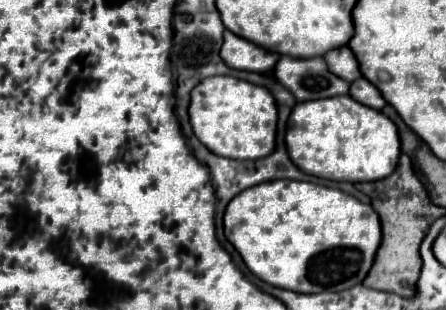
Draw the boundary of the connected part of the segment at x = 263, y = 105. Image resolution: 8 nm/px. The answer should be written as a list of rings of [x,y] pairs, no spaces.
[[[210,76],[196,84],[190,96],[188,114],[192,130],[210,152],[234,160],[256,160],[256,156],[268,156],[268,152],[272,152],[278,108],[266,86],[232,76]]]

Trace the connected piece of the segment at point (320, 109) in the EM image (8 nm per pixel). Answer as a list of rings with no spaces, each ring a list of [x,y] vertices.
[[[352,96],[298,102],[288,120],[286,148],[290,160],[302,172],[336,182],[382,180],[394,172],[400,156],[394,122],[382,112],[352,100]]]

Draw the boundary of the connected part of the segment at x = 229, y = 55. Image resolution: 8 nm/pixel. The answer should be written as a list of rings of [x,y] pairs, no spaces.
[[[230,30],[224,32],[224,44],[220,48],[220,56],[230,68],[260,72],[260,74],[272,70],[276,60],[280,58],[276,52],[260,48],[260,46],[232,34]]]

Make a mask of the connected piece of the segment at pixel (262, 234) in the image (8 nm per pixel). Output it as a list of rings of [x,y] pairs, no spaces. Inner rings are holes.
[[[272,180],[234,196],[224,212],[224,234],[240,252],[246,266],[264,282],[296,292],[342,292],[362,284],[372,266],[376,248],[382,240],[380,220],[372,206],[362,204],[354,196],[314,182]]]

